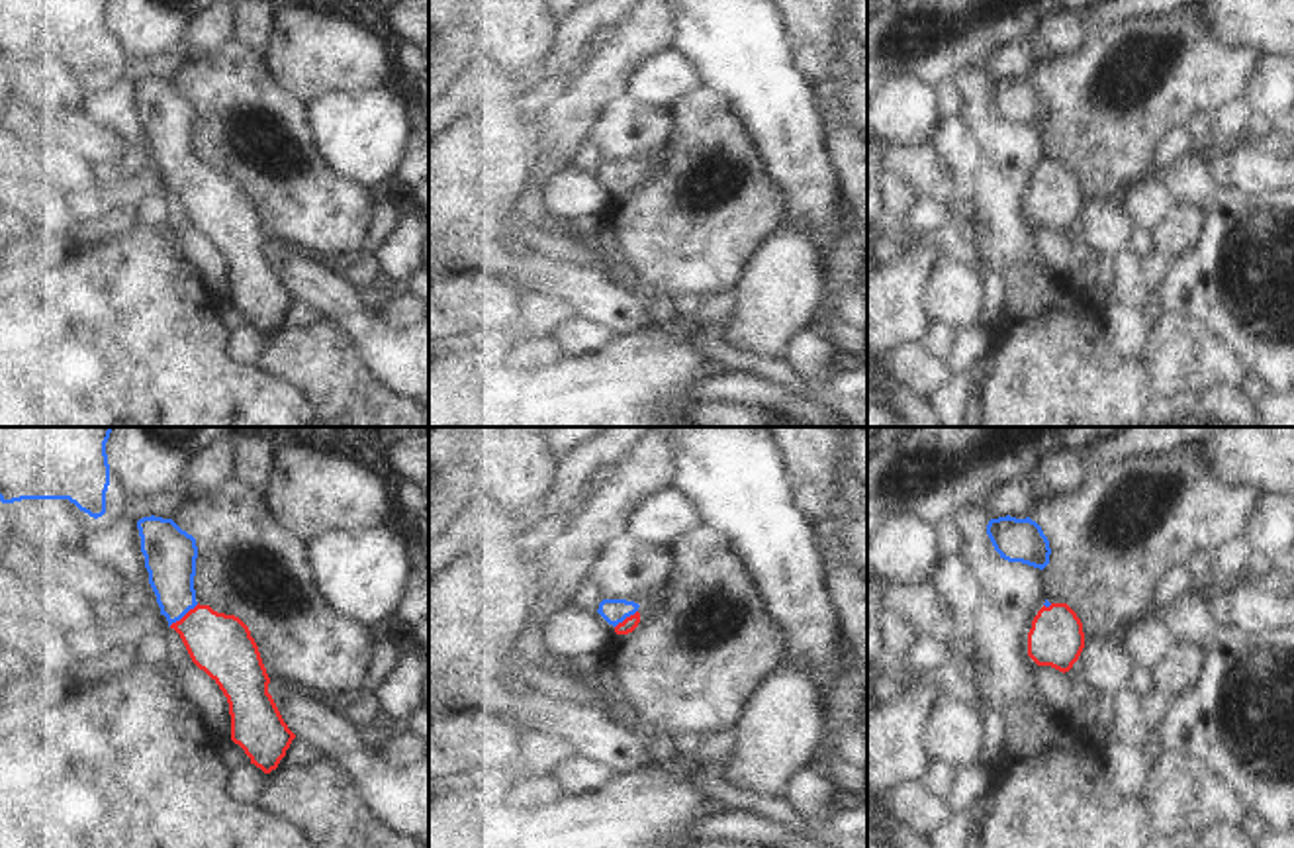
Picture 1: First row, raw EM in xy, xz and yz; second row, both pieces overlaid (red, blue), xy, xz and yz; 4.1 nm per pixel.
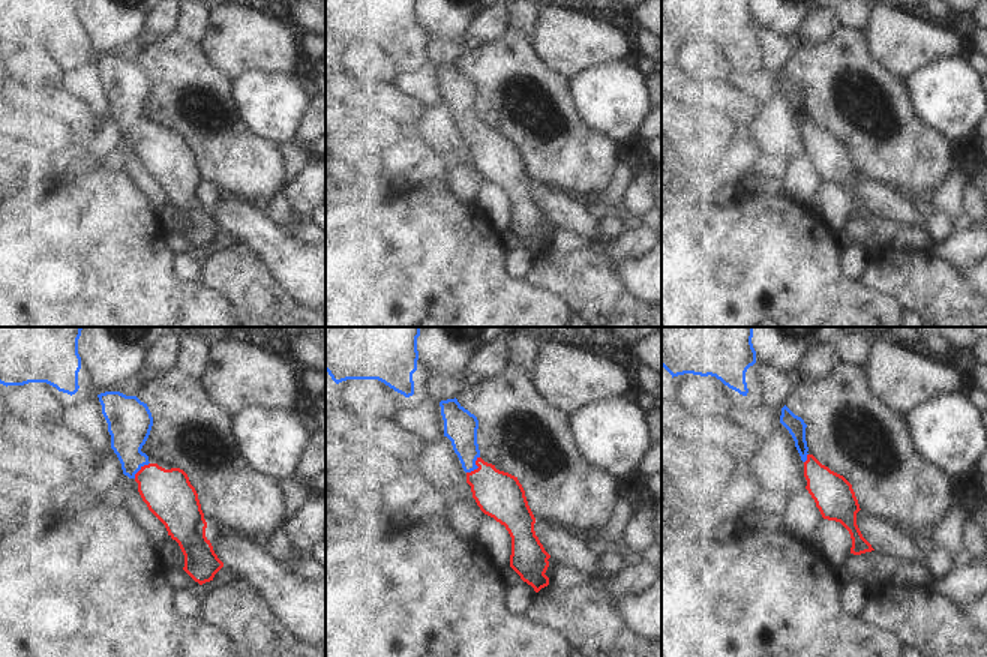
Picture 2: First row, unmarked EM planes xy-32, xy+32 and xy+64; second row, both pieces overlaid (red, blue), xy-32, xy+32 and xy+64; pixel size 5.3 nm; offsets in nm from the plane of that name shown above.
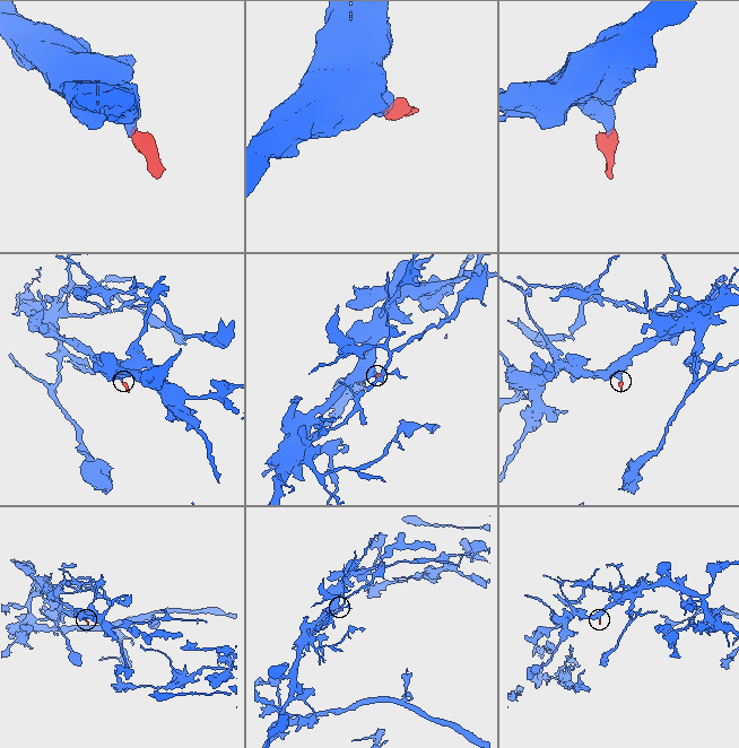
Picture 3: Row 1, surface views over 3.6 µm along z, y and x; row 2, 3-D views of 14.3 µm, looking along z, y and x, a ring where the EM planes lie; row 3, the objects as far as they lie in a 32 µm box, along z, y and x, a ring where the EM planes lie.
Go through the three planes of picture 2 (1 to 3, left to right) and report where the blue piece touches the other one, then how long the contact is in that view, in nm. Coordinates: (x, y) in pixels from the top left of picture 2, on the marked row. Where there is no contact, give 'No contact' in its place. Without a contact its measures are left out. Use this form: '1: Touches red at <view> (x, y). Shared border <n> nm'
1: Touches red at xy-32 (140, 470). Shared border 120 nm
2: Touches red at xy+32 (477, 465). Shared border 120 nm
3: Touches red at xy+64 (807, 458). Shared border 60 nm

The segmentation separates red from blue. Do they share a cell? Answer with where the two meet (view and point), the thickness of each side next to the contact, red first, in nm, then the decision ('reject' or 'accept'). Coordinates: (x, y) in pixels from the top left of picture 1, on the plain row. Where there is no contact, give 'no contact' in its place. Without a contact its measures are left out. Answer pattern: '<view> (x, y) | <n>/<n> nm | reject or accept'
xy (184, 177) | 260/200 nm | accept

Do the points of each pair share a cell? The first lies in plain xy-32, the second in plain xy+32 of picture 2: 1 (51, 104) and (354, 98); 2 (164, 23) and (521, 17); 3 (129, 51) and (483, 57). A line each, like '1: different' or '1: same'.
1: same
2: different
3: different

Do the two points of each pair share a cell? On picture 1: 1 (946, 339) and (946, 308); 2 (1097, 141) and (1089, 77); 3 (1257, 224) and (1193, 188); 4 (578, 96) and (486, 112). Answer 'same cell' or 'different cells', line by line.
1: different cells
2: same cell
3: different cells
4: different cells

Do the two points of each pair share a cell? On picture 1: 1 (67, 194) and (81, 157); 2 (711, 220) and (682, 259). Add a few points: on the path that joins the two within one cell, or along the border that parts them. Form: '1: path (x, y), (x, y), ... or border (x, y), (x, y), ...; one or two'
1: border (55, 183), (81, 183), (87, 187); two
2: path (701, 230), (682, 249); one

